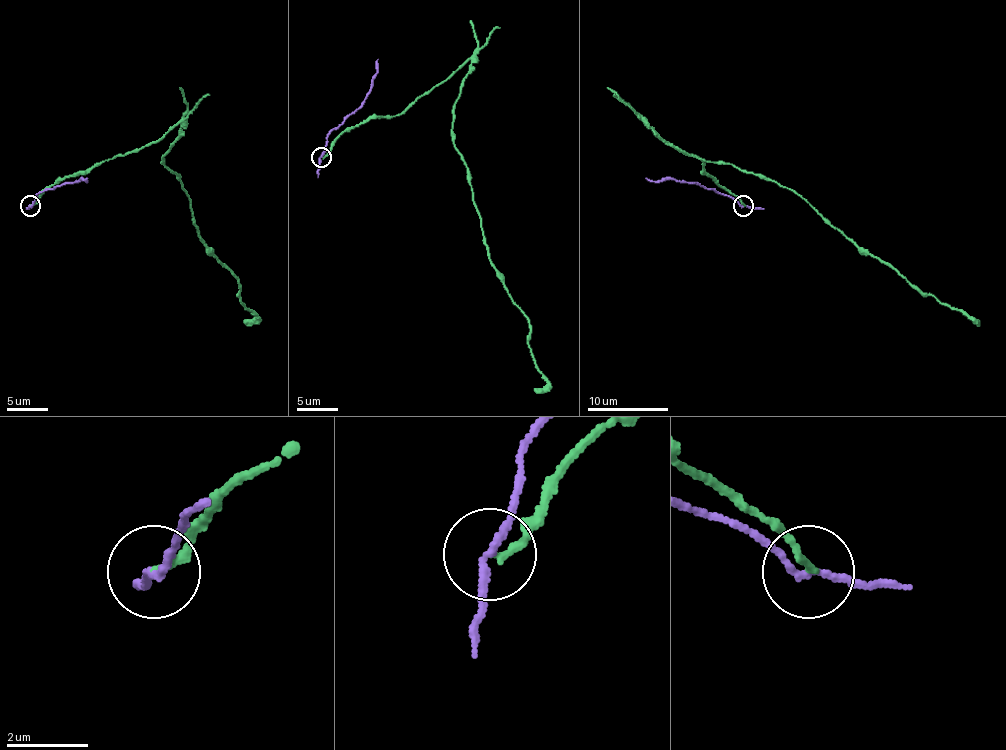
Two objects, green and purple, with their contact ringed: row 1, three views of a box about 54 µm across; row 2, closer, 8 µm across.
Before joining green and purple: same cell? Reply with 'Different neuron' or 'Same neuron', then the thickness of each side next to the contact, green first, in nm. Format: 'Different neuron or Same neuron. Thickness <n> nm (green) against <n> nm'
Different neuron. Thickness 170 nm (green) against 170 nm

